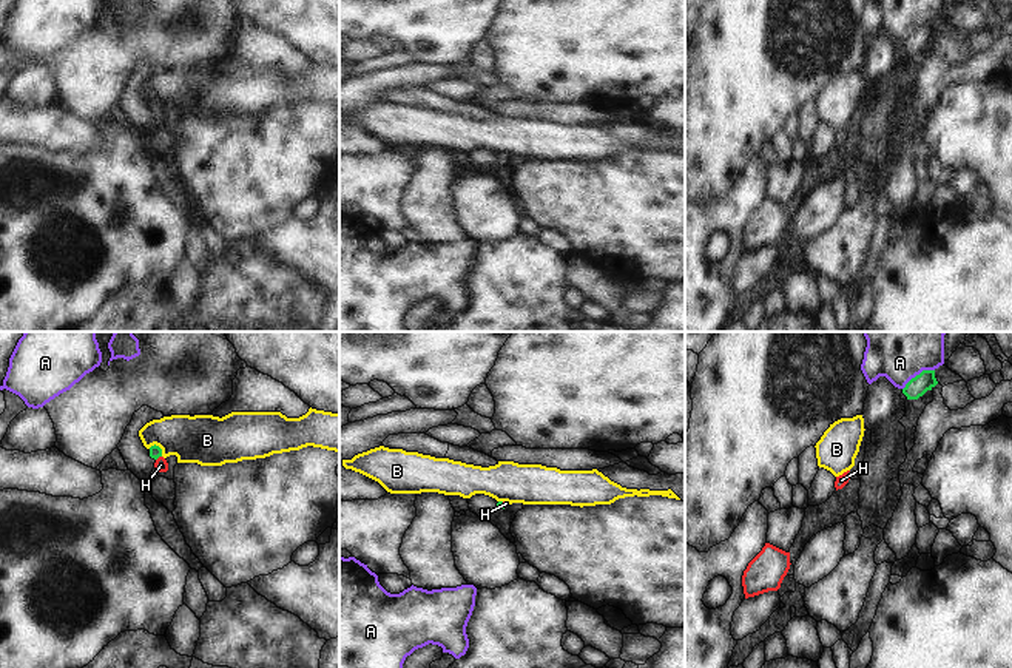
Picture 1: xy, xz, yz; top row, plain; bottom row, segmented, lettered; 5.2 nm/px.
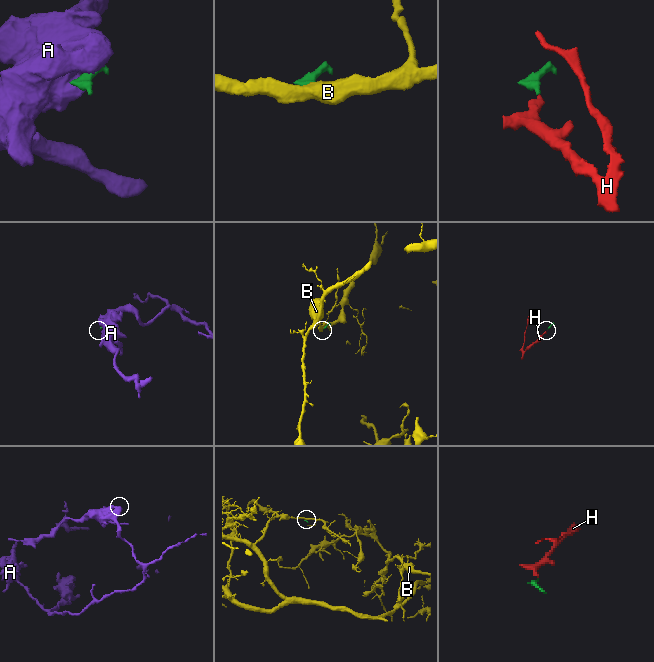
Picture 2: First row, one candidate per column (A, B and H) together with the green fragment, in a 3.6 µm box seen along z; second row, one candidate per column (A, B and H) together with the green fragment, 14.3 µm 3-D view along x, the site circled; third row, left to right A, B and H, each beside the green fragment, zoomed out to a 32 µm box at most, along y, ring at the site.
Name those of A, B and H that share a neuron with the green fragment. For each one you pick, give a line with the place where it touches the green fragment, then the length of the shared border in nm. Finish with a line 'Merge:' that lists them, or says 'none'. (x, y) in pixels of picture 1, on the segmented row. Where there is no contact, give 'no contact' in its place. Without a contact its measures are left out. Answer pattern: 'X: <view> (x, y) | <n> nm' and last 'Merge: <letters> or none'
H: xy (158, 457) | 40 nm
Merge: H

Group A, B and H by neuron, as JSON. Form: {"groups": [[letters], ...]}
{"groups": [["A"], ["B"], ["H"]]}

